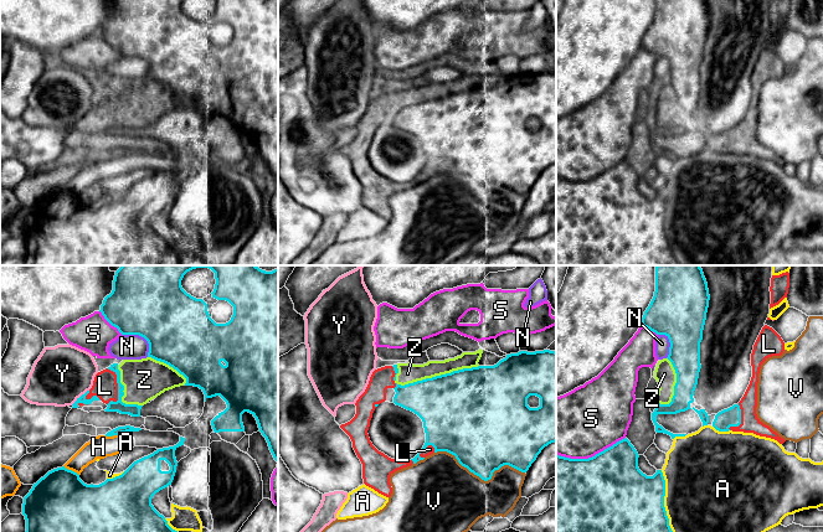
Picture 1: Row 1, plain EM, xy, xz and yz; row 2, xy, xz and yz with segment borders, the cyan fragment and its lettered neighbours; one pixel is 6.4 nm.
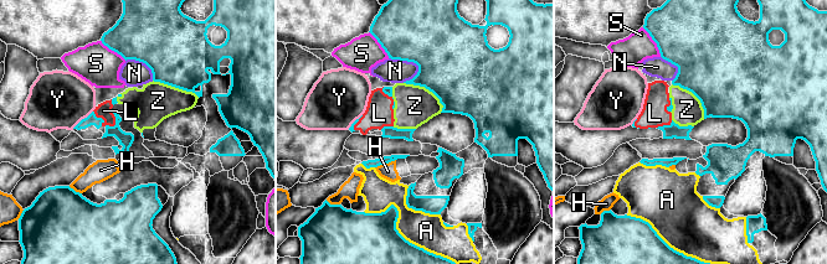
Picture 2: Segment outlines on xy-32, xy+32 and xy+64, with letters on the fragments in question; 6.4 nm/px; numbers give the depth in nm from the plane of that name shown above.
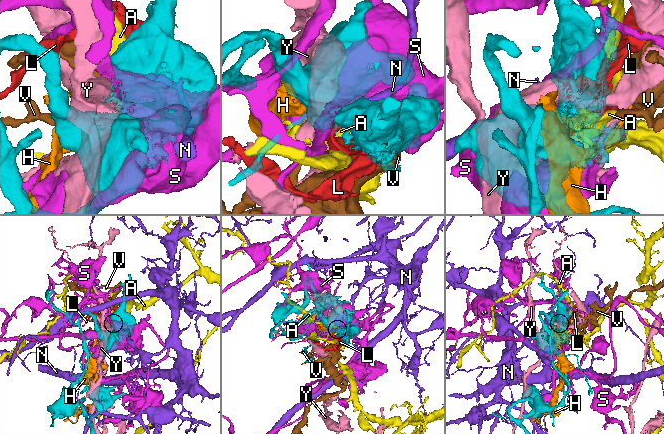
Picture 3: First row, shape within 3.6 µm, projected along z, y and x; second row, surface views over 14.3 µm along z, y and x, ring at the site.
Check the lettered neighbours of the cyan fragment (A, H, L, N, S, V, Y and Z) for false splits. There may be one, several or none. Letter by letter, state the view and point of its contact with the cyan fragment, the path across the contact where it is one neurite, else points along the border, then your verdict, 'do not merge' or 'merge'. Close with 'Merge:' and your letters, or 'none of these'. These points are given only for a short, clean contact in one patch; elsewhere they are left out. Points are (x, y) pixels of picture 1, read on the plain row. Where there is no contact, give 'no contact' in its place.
A: yz (663, 228) | do not merge
H: xy (71, 192) | do not merge
L: xy (118, 110) | do not merge
N: xy (142, 58) | do not merge
S: yz (590, 180) | do not merge
V: xz (481, 200) | do not merge
Y: xy (81, 118) | do not merge
Z: xz (436, 98) | do not merge
Merge: none of these

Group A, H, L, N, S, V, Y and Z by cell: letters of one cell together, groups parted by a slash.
A / H / L Z / N / S / V / Y

